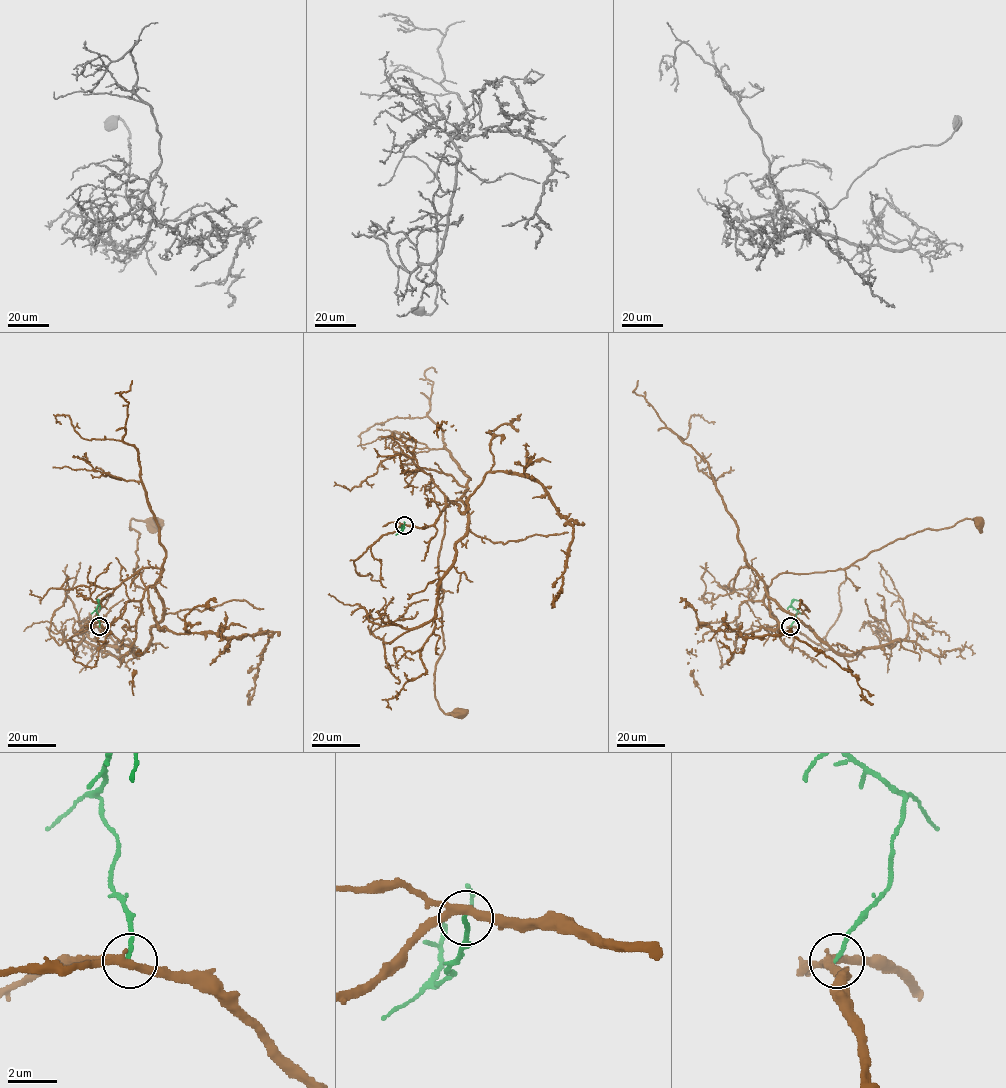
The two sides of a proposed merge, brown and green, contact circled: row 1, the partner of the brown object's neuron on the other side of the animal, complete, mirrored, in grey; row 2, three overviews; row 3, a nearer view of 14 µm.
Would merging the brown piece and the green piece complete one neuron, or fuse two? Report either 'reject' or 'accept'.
reject

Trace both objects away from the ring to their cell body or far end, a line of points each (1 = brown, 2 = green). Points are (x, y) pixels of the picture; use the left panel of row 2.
1: (99, 626), (128, 647), (135, 638), (145, 588), (134, 571), (140, 534), (130, 521), (156, 521)
2: (99, 626), (96, 600), (99, 600)

